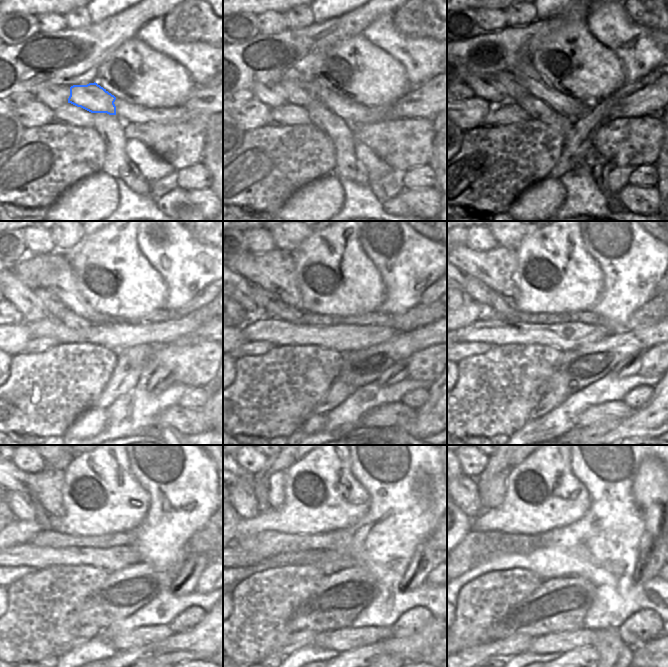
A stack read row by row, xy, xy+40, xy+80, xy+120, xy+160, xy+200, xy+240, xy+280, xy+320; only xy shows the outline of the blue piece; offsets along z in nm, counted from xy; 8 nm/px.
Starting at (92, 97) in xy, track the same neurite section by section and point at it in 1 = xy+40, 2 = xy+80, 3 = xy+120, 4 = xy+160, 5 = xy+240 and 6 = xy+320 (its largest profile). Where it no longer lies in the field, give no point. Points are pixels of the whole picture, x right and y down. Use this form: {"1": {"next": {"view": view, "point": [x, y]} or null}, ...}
{"1": {"next": {"view": "xy+40", "point": [298, 93]}}, "2": {"next": {"view": "xy+80", "point": [514, 91]}}, "3": {"next": {"view": "xy+120", "point": [54, 307]}}, "4": {"next": {"view": "xy+160", "point": [273, 305]}}, "5": {"next": {"view": "xy+240", "point": [22, 507]}}, "6": {"next": {"view": "xy+320", "point": [467, 497]}}}

